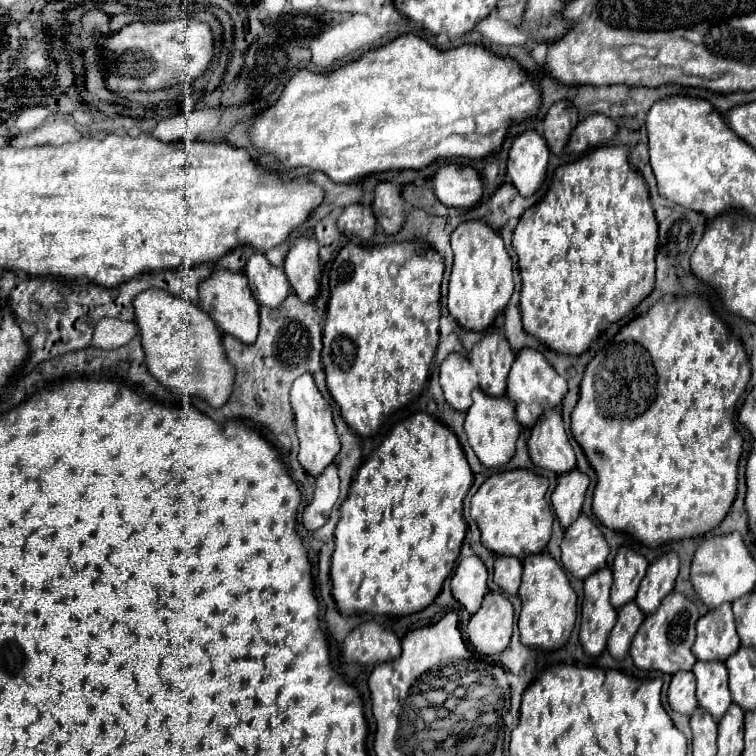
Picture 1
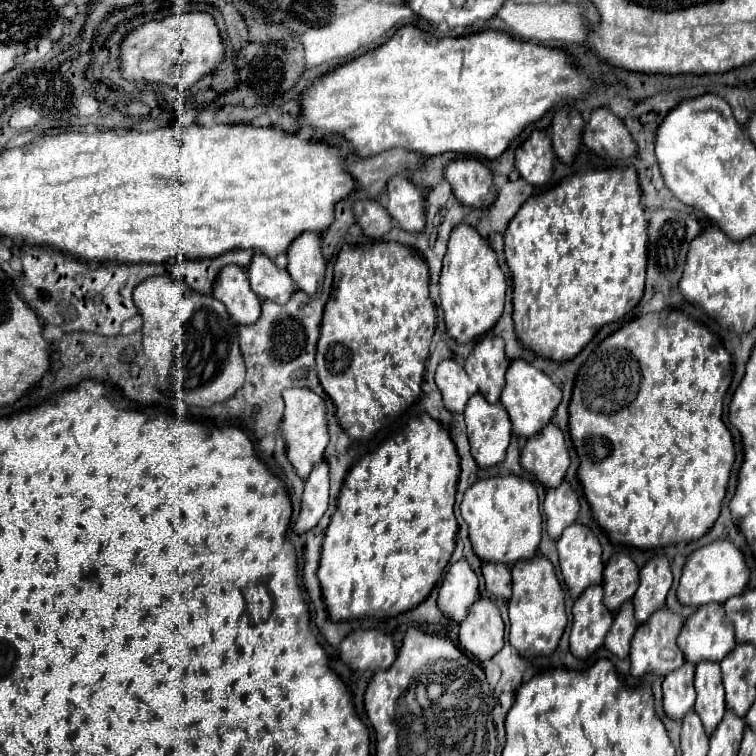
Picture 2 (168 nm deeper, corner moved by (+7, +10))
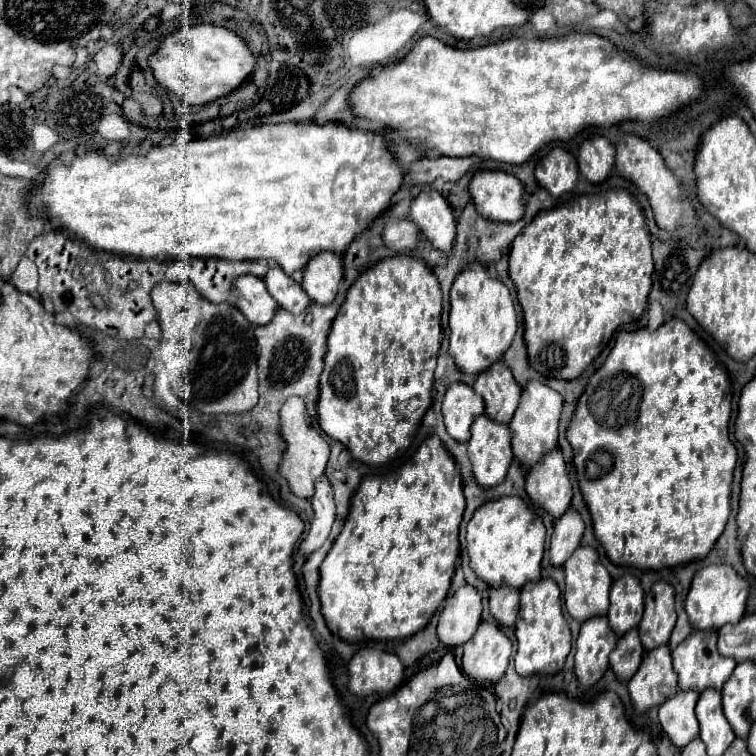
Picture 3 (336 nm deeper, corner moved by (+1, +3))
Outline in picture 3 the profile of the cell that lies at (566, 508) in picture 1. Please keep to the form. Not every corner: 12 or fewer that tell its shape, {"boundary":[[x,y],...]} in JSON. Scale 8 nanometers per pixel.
{"boundary":[[568,509],[550,541],[550,563],[562,567],[584,533],[580,513]]}

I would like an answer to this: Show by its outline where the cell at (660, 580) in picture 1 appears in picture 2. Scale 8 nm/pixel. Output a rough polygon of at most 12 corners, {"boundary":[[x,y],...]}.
{"boundary":[[666,556],[650,558],[640,570],[632,598],[636,620],[664,606],[672,586]]}

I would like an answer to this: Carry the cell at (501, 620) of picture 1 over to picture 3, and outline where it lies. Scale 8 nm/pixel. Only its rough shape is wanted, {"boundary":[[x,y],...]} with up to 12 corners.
{"boundary":[[480,623],[464,645],[462,669],[480,683],[504,677],[510,639]]}

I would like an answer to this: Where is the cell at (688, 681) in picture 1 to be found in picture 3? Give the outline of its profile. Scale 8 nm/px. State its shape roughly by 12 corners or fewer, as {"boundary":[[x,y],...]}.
{"boundary":[[678,691],[660,707],[662,729],[678,749],[698,737],[698,693]]}

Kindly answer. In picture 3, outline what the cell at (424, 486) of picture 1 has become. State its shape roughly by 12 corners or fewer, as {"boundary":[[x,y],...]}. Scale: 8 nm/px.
{"boundary":[[432,435],[366,477],[320,567],[328,629],[406,641],[466,503]]}

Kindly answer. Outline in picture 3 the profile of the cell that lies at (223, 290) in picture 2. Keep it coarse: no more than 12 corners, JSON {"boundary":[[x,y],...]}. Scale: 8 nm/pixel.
{"boundary":[[264,279],[234,281],[236,307],[254,325],[268,325],[278,311]]}

